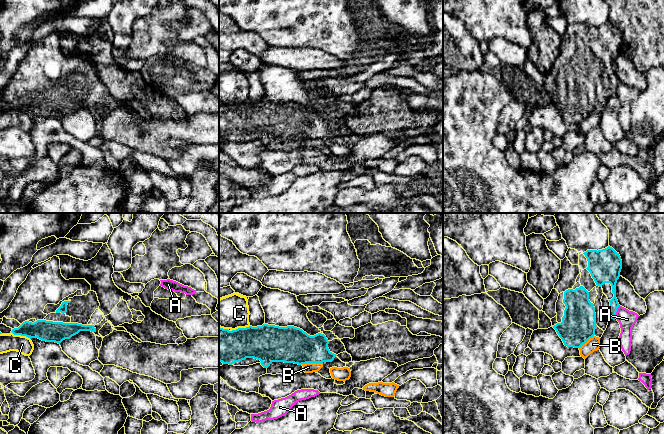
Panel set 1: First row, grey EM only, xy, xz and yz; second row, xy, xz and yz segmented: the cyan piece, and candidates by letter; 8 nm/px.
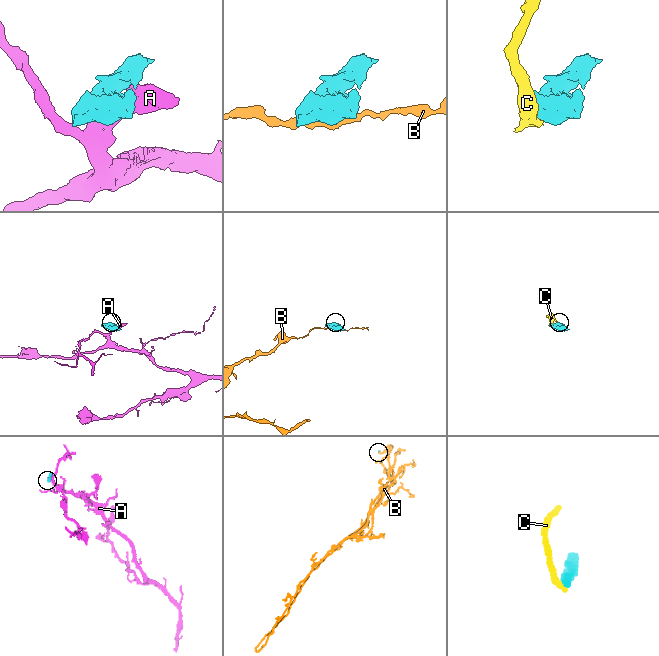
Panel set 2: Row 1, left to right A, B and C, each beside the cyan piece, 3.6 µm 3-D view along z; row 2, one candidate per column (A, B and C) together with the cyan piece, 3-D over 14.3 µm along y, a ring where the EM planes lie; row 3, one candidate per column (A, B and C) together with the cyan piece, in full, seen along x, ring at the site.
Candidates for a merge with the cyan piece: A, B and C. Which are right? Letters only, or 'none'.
none

